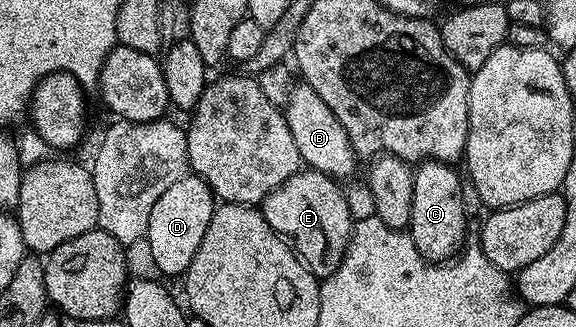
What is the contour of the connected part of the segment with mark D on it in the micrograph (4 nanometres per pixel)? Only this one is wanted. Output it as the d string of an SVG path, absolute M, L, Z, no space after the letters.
M194 174L178 179L154 202L148 218L145 245L151 251L152 262L165 275L182 277L186 273L193 262L193 254L197 254L197 246L201 246L201 238L205 238L205 230L209 230L216 207L217 198L211 193L210 186Z

